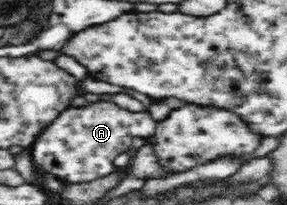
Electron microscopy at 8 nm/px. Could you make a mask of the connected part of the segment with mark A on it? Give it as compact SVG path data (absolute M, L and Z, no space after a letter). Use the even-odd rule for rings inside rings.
M96 102L92 106L68 108L58 120L38 136L31 149L34 165L54 174L64 184L93 182L116 172L115 158L132 146L134 137L154 136L157 122L147 111L132 112L114 102Z

